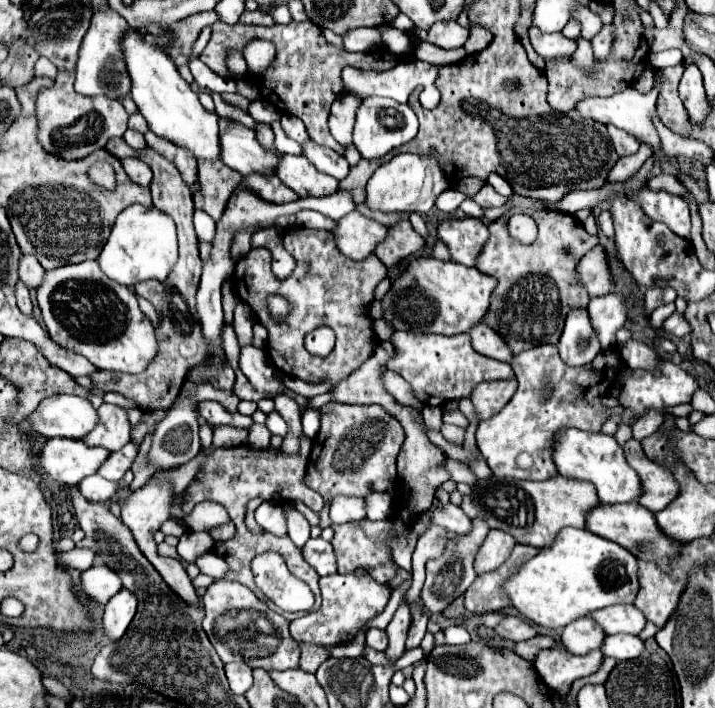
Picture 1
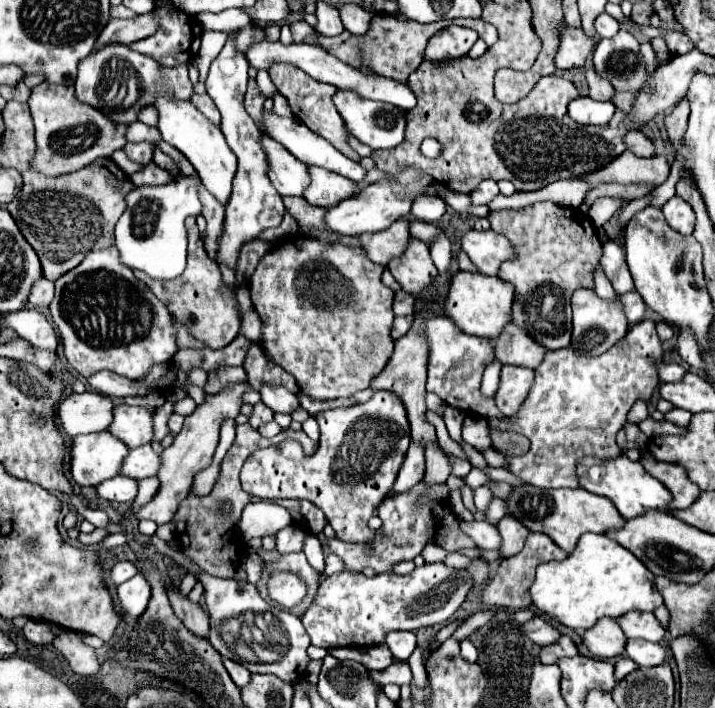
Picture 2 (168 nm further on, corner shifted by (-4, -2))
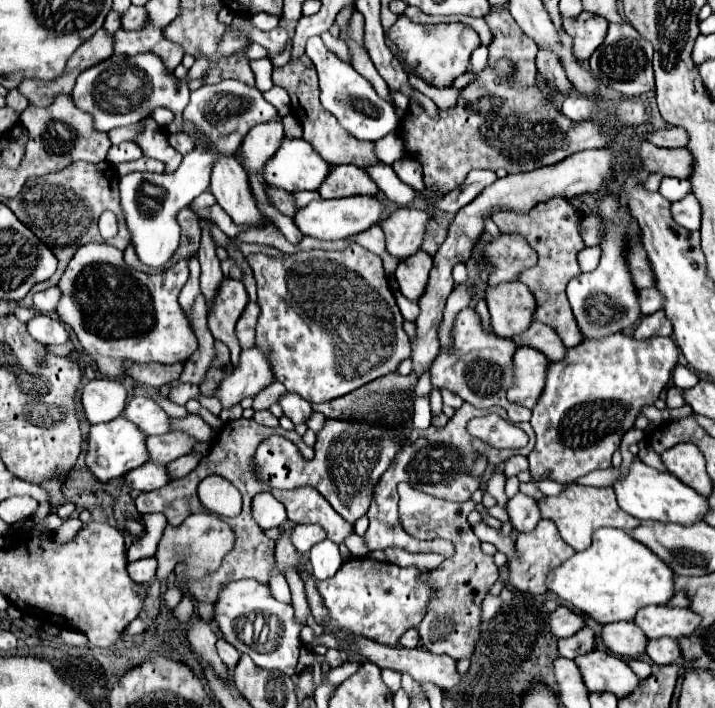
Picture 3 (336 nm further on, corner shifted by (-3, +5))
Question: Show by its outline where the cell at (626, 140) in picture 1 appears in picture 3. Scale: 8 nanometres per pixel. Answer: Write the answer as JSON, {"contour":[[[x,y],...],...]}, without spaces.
{"contour":[[[671,127],[671,129],[657,129],[645,135],[645,139],[657,147],[685,147],[685,131]]]}

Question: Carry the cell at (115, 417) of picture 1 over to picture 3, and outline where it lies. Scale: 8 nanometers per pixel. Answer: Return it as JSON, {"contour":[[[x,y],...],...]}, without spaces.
{"contour":[[[133,397],[123,409],[123,417],[135,423],[145,435],[163,435],[169,431],[167,413],[151,397]]]}

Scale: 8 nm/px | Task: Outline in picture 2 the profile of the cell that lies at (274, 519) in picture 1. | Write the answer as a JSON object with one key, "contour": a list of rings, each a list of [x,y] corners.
{"contour":[[[296,524],[286,526],[284,530],[280,530],[276,534],[276,550],[280,554],[288,554],[288,552],[302,552],[302,544],[306,540],[306,530],[298,528]]]}

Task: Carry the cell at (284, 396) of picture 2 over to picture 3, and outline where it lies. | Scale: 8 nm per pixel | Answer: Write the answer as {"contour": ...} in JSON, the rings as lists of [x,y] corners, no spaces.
{"contour":[[[285,393],[277,403],[281,405],[283,413],[285,413],[293,423],[303,423],[303,421],[307,421],[307,417],[313,413],[311,403],[305,401],[303,397],[299,397],[297,393]]]}

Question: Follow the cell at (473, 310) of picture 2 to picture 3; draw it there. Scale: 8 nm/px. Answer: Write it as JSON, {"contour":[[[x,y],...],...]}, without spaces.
{"contour":[[[521,281],[487,285],[485,303],[491,313],[493,333],[505,339],[523,333],[529,327],[535,309],[533,295]]]}

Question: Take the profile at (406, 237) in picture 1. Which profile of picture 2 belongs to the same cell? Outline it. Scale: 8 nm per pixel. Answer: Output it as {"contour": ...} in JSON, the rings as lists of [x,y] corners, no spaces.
{"contour":[[[416,238],[410,240],[408,250],[400,258],[390,260],[388,268],[396,282],[402,286],[402,290],[410,294],[418,294],[428,288],[438,274],[434,262],[430,260],[430,250],[424,242]]]}

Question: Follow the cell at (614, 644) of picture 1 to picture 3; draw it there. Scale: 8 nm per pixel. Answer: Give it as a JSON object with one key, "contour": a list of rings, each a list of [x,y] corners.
{"contour":[[[659,637],[659,639],[649,639],[645,653],[657,663],[657,665],[669,665],[675,663],[681,657],[679,643],[669,637]]]}

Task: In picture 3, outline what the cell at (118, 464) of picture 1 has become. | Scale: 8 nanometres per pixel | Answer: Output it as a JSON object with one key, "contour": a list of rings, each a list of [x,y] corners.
{"contour":[[[165,433],[159,437],[147,437],[147,453],[151,463],[167,465],[177,457],[183,457],[191,451],[195,439],[185,433]]]}

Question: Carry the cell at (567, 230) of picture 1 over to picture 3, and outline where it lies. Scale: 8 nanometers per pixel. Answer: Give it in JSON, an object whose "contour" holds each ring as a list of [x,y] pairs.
{"contour":[[[549,199],[545,203],[535,205],[525,215],[513,213],[513,211],[495,211],[491,215],[491,219],[495,221],[499,231],[503,231],[503,233],[511,233],[511,231],[521,233],[539,255],[537,265],[525,269],[519,275],[519,281],[523,281],[535,297],[533,319],[555,329],[565,347],[573,347],[573,345],[581,343],[583,337],[581,337],[581,331],[577,329],[575,317],[571,315],[571,305],[569,305],[567,295],[565,295],[567,283],[573,277],[581,275],[581,269],[577,263],[577,253],[581,249],[585,249],[585,243],[583,243],[581,231],[579,231],[581,213],[567,199]]]}

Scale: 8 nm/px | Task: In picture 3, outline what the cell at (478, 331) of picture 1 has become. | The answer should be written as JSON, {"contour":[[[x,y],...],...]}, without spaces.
{"contour":[[[531,321],[527,331],[513,337],[513,343],[517,347],[533,347],[551,361],[561,361],[561,357],[565,357],[565,345],[557,337],[557,333],[547,325],[541,325],[539,321]]]}

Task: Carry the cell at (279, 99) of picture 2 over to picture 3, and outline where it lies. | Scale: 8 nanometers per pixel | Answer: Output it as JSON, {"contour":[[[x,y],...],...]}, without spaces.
{"contour":[[[265,57],[265,59],[259,59],[259,61],[251,61],[251,69],[255,73],[255,81],[257,81],[257,89],[259,91],[269,91],[273,87],[273,81],[271,81],[271,61]]]}

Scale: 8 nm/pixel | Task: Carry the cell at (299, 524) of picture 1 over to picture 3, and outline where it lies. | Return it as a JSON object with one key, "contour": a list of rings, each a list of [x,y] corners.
{"contour":[[[323,539],[311,547],[309,561],[311,561],[311,571],[315,579],[329,579],[341,567],[339,547],[333,541]]]}

